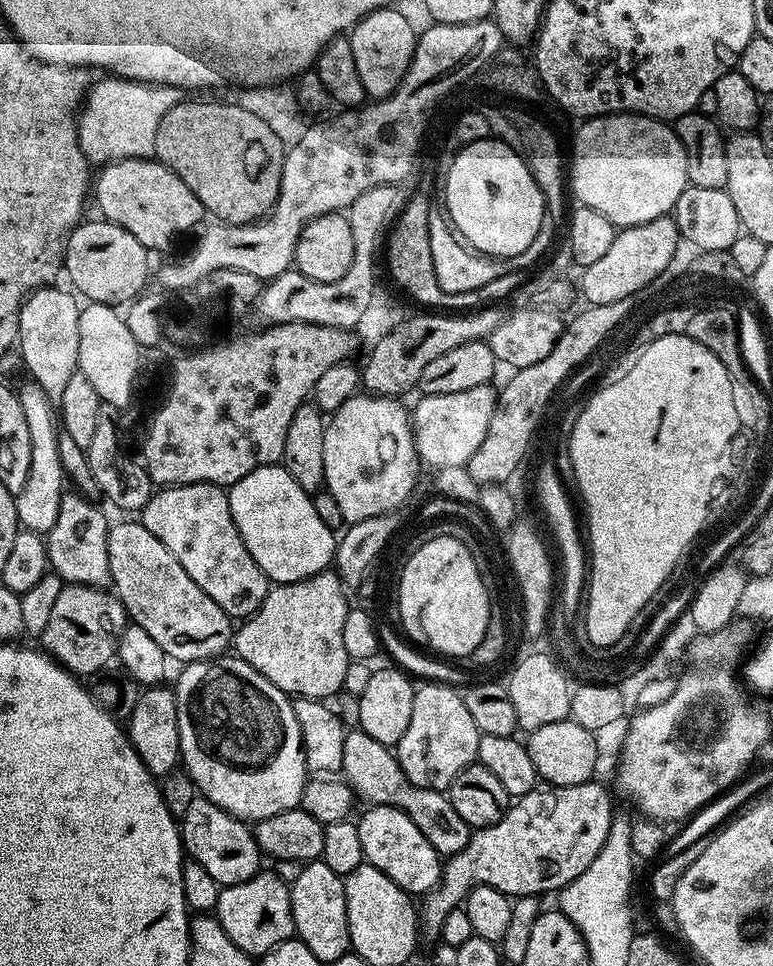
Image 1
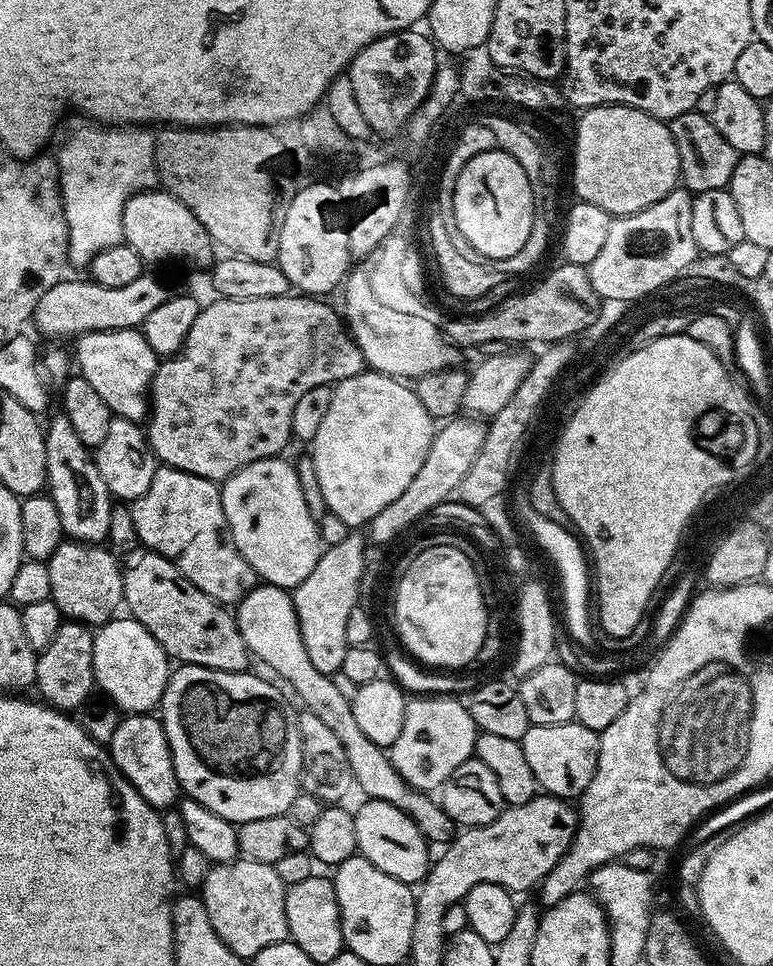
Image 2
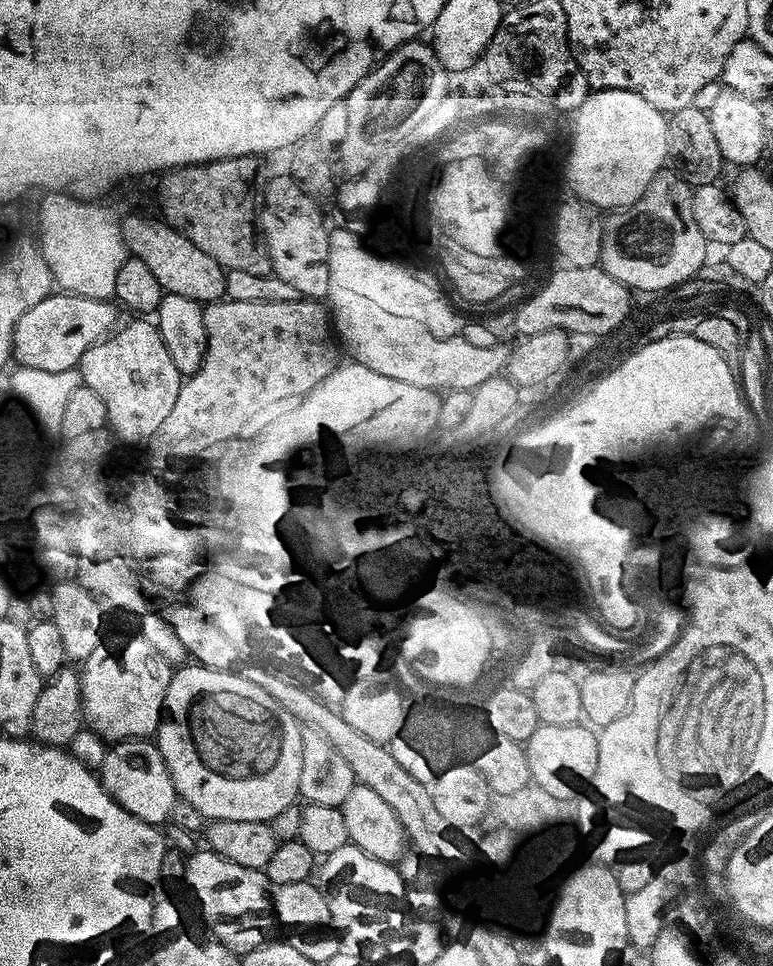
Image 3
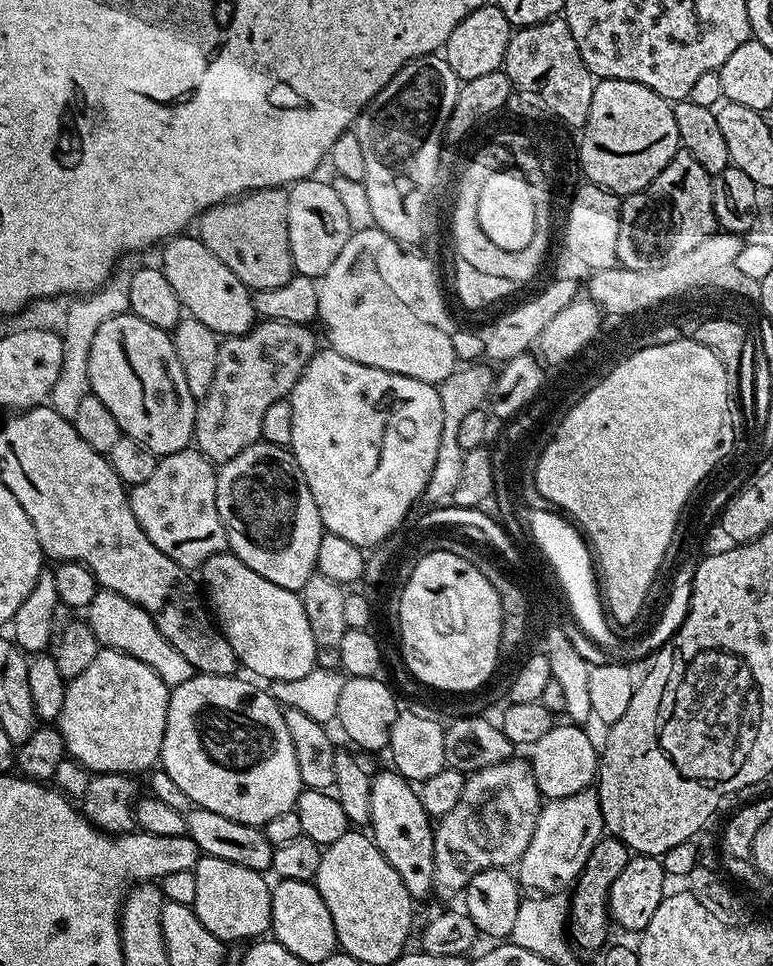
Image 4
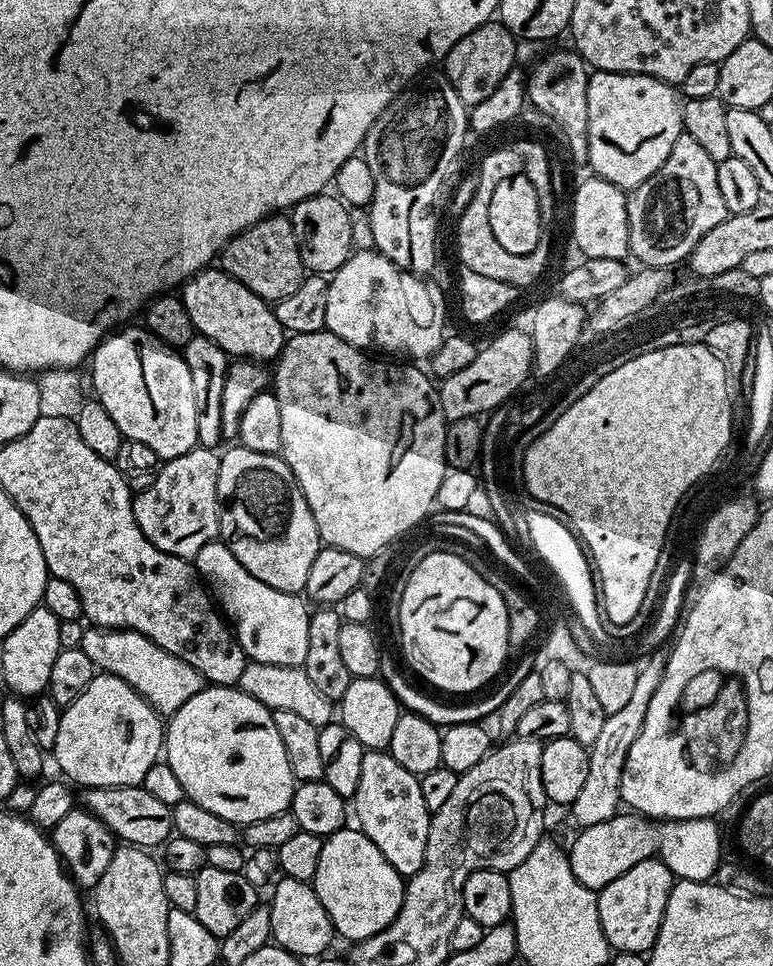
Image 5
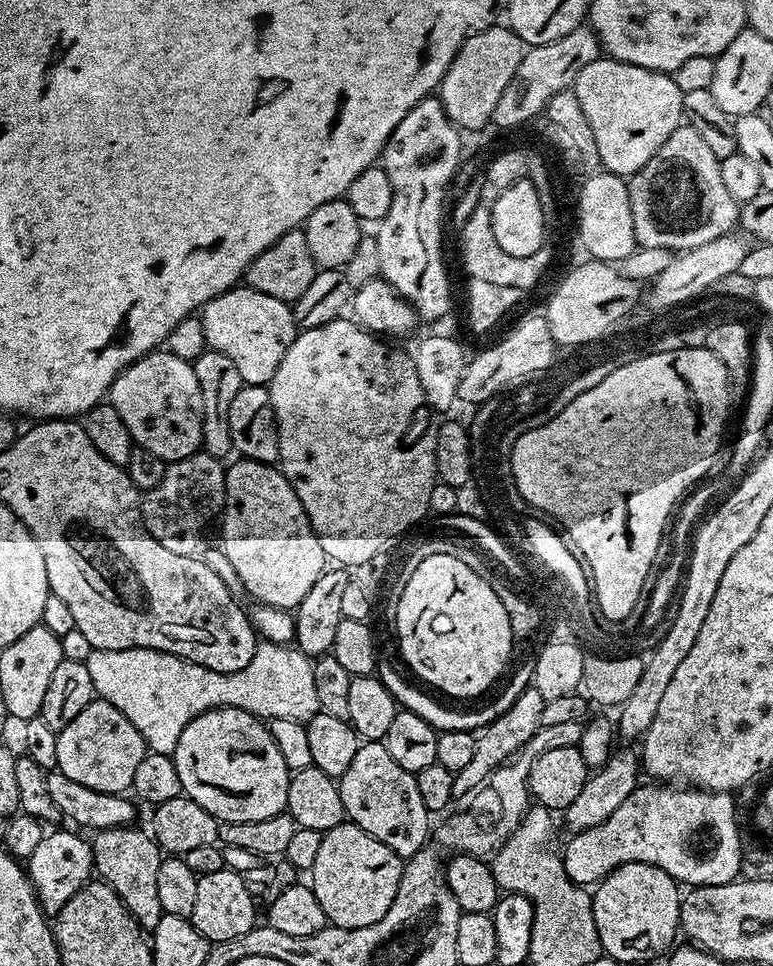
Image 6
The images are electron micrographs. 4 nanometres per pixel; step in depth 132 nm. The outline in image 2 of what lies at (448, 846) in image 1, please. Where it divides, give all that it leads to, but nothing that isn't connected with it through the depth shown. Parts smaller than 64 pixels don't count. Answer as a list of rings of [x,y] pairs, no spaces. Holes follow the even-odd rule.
[[[257,583],[256,587],[251,588],[240,599],[239,604],[235,605],[234,615],[249,653],[255,659],[257,656],[266,667],[273,668],[300,695],[306,711],[316,715],[325,726],[334,730],[338,742],[342,742],[342,747],[346,750],[355,787],[361,788],[367,799],[390,802],[390,806],[398,806],[398,810],[405,812],[416,823],[429,845],[447,845],[458,832],[458,826],[452,821],[450,814],[446,814],[444,807],[429,793],[412,788],[404,781],[402,774],[398,774],[392,764],[389,753],[370,742],[370,738],[366,738],[365,732],[358,727],[358,722],[354,719],[352,701],[339,692],[338,686],[334,686],[331,675],[318,670],[311,662],[302,630],[299,628],[291,591],[273,584]]]

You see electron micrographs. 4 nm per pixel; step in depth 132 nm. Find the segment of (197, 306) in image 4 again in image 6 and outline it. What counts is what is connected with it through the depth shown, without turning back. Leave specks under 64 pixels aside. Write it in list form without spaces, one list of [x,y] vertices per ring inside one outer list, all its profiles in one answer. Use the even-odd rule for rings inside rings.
[[[247,286],[231,288],[206,302],[198,313],[202,330],[206,330],[206,342],[211,351],[226,354],[230,362],[242,374],[245,384],[269,385],[290,346],[296,341],[298,329],[287,300],[270,298]]]

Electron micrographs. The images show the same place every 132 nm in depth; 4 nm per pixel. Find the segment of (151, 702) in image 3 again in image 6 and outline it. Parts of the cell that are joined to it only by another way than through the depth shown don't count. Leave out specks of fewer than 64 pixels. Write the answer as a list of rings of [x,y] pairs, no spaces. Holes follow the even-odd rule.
[[[93,698],[86,710],[70,722],[57,735],[58,762],[56,768],[66,778],[74,778],[74,782],[82,782],[82,786],[90,786],[90,790],[102,790],[124,794],[134,782],[134,770],[138,770],[138,762],[142,762],[146,745],[142,734],[134,730],[134,722],[122,714],[110,702]]]

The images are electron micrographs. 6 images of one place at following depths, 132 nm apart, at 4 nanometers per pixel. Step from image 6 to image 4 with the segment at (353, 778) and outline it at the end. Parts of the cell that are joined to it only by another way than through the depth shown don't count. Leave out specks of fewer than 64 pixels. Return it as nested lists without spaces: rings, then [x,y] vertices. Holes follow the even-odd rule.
[[[399,772],[375,773],[370,786],[370,835],[378,850],[394,866],[398,878],[412,895],[413,901],[420,902],[433,895],[434,882],[434,831],[433,821],[422,810],[416,788]]]

